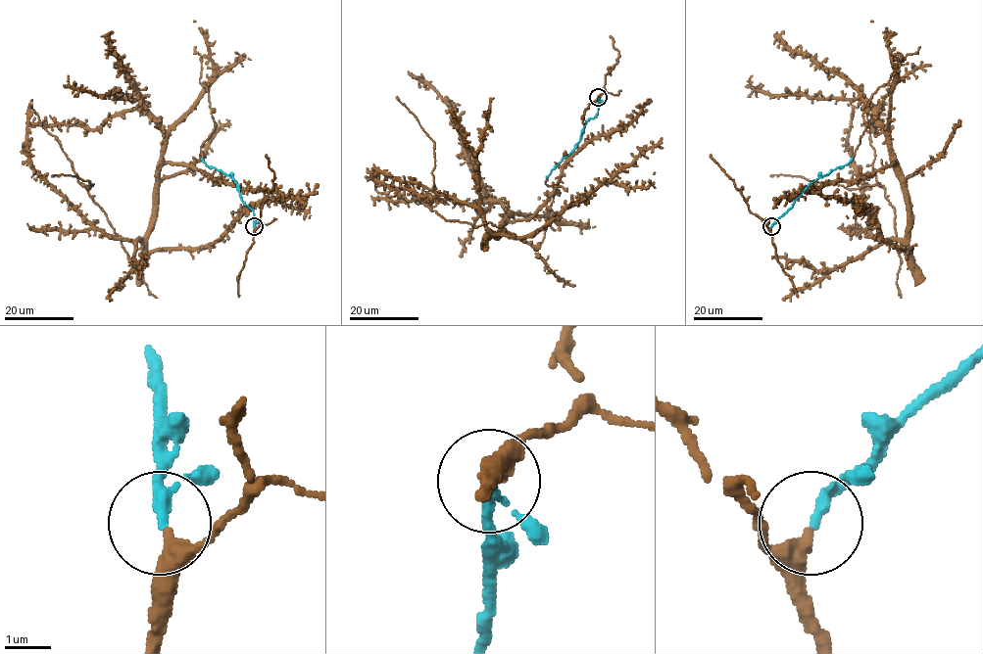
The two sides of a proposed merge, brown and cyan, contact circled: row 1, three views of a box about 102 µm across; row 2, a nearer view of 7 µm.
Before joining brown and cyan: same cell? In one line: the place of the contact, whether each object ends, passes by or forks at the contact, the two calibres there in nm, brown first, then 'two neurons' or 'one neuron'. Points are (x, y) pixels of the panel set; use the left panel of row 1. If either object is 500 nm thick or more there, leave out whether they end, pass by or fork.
(254, 226) | brown passes by | cyan passes by | 300/180 nm | one neuron

